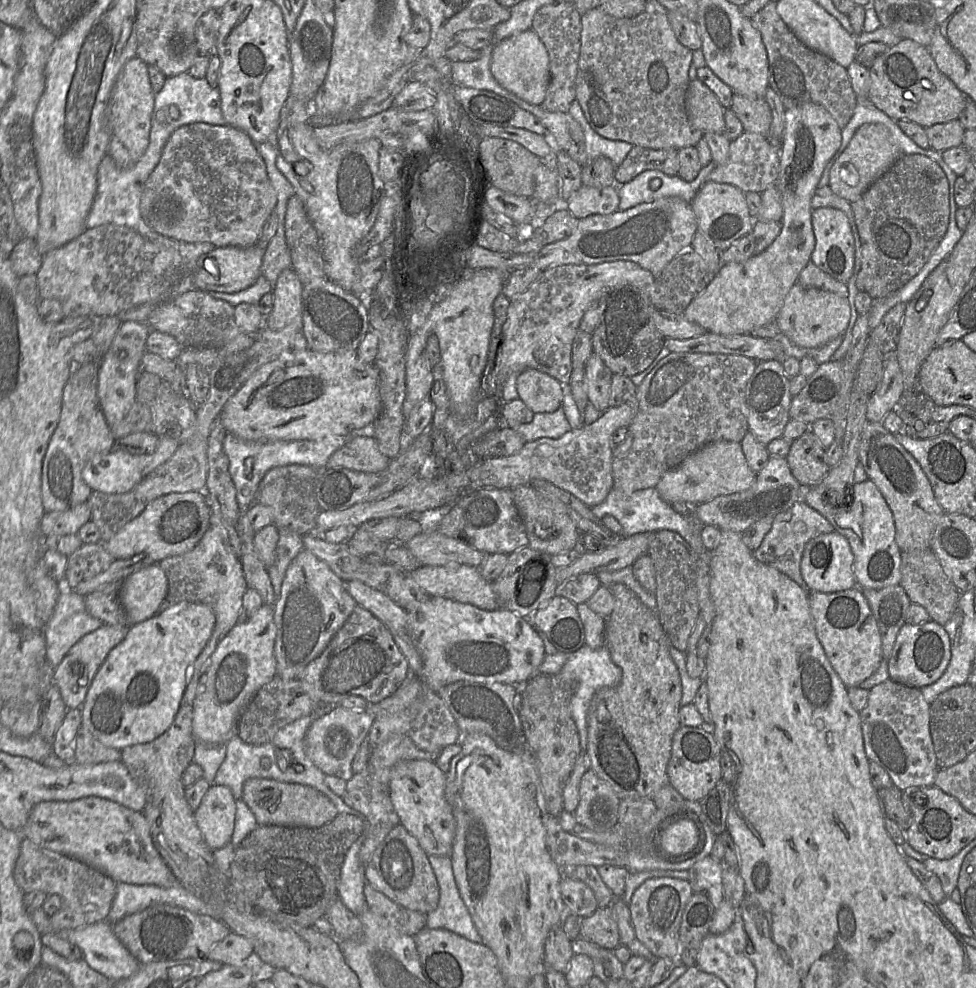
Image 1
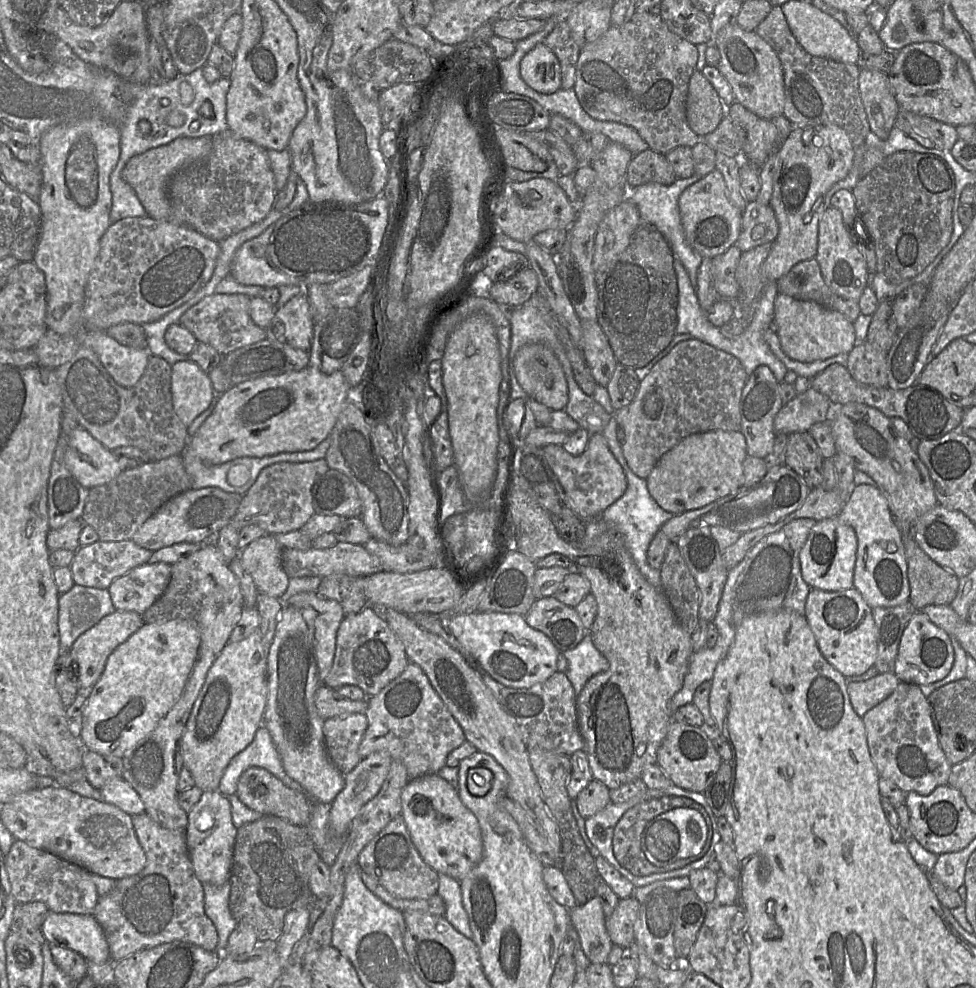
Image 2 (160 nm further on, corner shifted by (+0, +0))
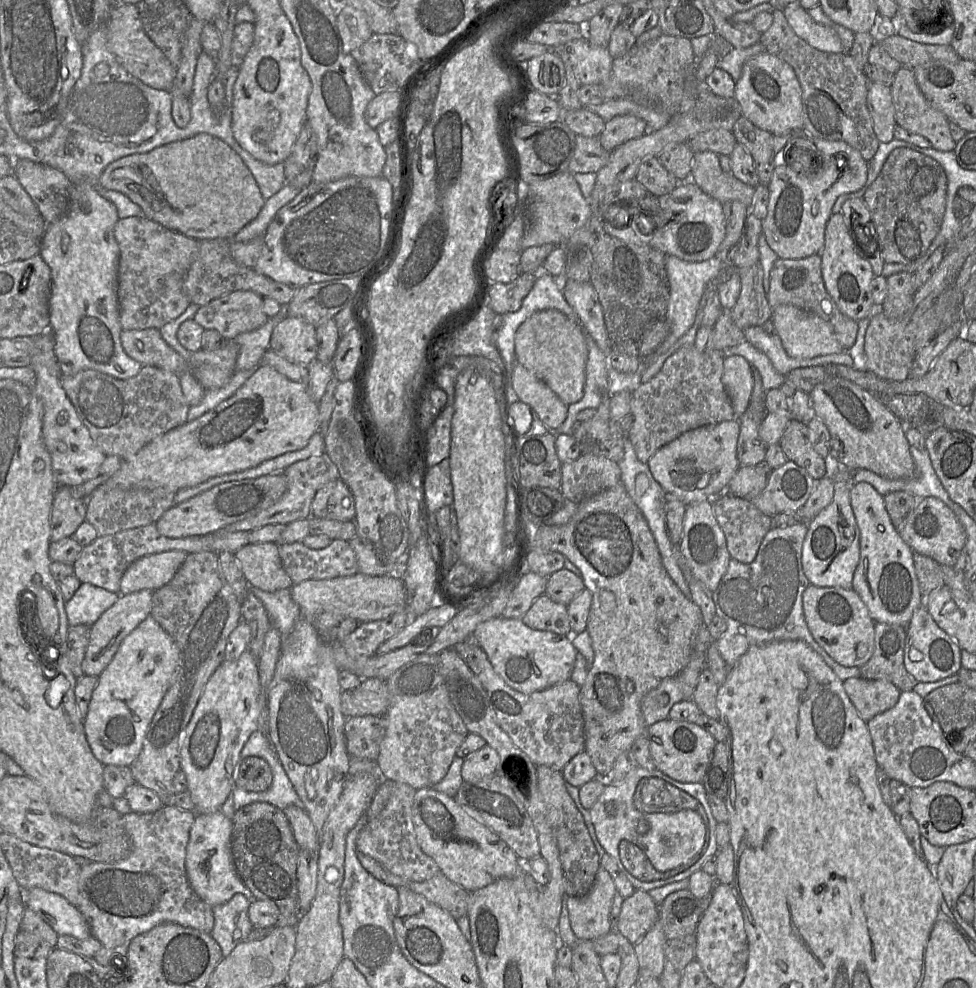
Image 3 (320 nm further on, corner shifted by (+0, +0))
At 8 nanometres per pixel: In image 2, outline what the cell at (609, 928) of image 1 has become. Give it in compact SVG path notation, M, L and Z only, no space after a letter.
M634 897L620 899L613 913L606 917L605 927L614 945L628 948L634 938L634 924L641 903Z

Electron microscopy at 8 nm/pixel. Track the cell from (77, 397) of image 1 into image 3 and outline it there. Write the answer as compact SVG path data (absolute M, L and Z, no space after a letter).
M57 485L51 512L51 542L71 537L86 520L86 500L76 498L71 488Z

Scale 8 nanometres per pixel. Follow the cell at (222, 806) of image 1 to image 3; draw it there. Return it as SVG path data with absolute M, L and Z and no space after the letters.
M221 810L208 814L196 814L190 829L186 847L186 872L190 885L198 896L212 907L225 903L234 894L251 897L234 866L231 851L233 822Z

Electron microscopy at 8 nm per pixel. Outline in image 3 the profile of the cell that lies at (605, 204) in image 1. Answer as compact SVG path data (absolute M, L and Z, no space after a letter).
M618 115L606 122L599 141L606 151L612 152L623 143L651 132L643 119L634 115Z

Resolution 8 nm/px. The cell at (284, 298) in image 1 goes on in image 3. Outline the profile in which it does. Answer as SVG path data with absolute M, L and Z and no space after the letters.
M286 316L274 327L270 349L288 361L306 366L316 359L316 327L301 317Z

